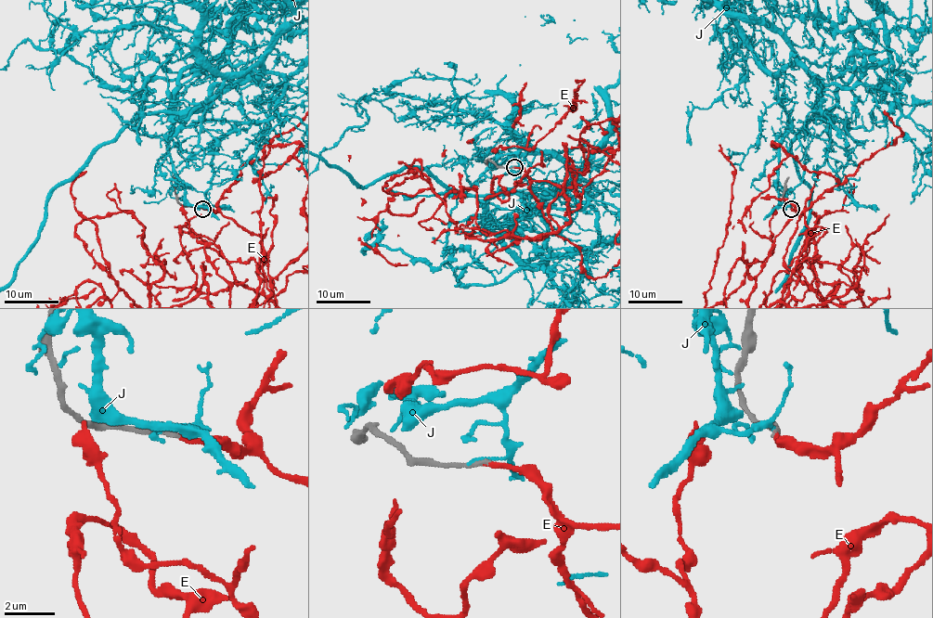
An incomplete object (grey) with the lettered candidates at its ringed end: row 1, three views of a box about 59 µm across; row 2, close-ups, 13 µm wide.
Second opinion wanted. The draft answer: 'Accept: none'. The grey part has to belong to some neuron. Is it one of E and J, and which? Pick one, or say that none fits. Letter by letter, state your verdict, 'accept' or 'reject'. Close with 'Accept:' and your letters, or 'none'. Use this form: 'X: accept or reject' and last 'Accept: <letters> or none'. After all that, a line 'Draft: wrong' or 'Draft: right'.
E: accept
J: reject
Accept: E
Draft: wrong

